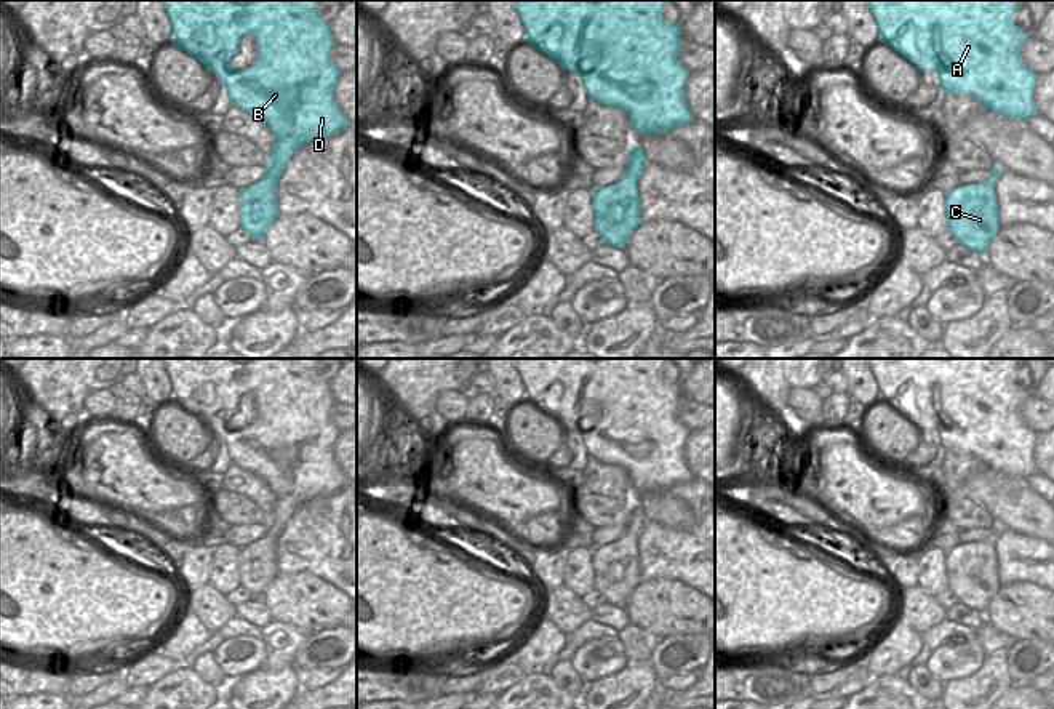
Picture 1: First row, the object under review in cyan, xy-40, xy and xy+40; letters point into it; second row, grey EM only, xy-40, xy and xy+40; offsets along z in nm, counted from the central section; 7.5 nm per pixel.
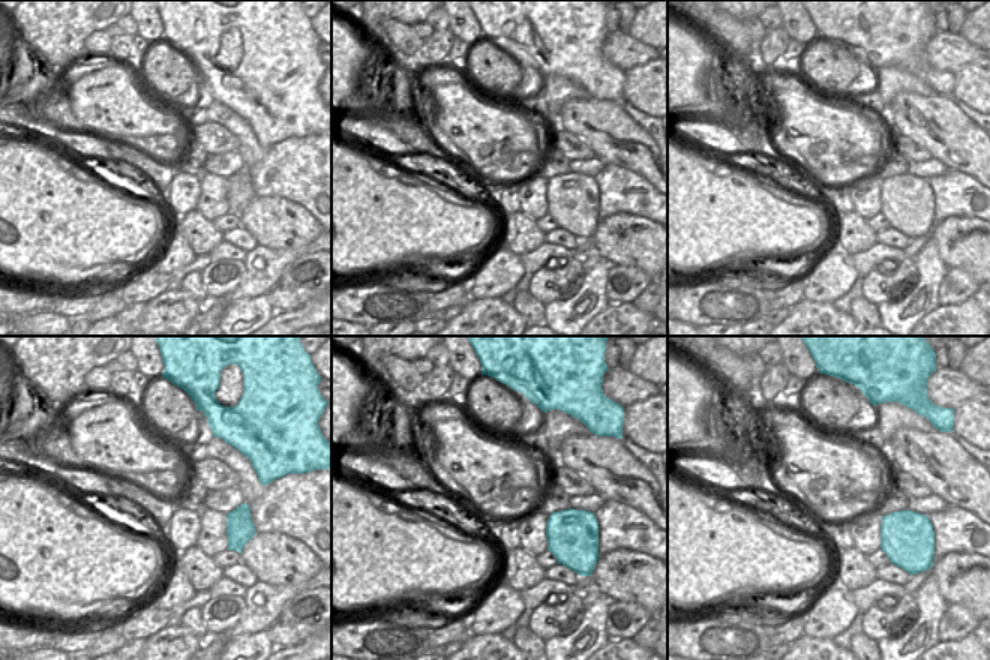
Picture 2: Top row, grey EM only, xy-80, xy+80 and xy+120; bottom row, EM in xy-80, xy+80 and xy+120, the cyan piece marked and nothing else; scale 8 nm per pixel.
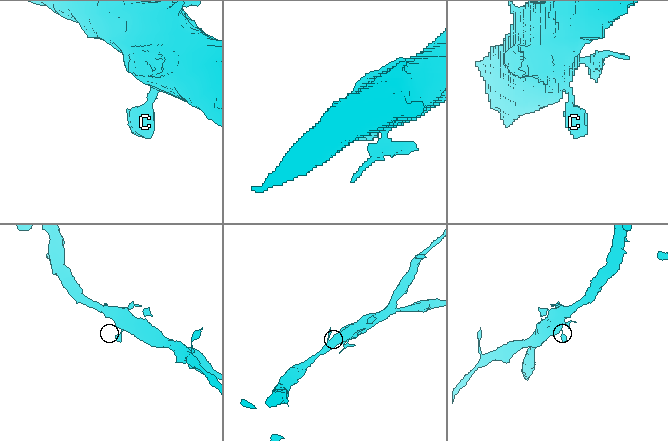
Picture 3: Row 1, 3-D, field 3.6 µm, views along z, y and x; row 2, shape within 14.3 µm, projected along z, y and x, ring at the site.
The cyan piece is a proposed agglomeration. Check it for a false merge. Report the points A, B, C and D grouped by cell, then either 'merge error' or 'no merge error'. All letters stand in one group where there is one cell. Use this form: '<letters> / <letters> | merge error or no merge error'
A B C D | no merge error

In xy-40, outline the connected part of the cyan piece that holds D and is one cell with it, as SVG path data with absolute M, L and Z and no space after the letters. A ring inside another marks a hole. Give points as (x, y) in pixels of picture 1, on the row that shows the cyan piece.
M163 0L173 27L171 43L197 58L226 86L230 102L262 120L275 138L265 160L265 174L240 190L240 229L262 238L277 219L277 182L289 158L313 139L326 139L349 123L334 102L337 67L329 61L334 38L320 18L318 0ZM251 34L258 42L256 62L242 70L232 69L238 42Z

